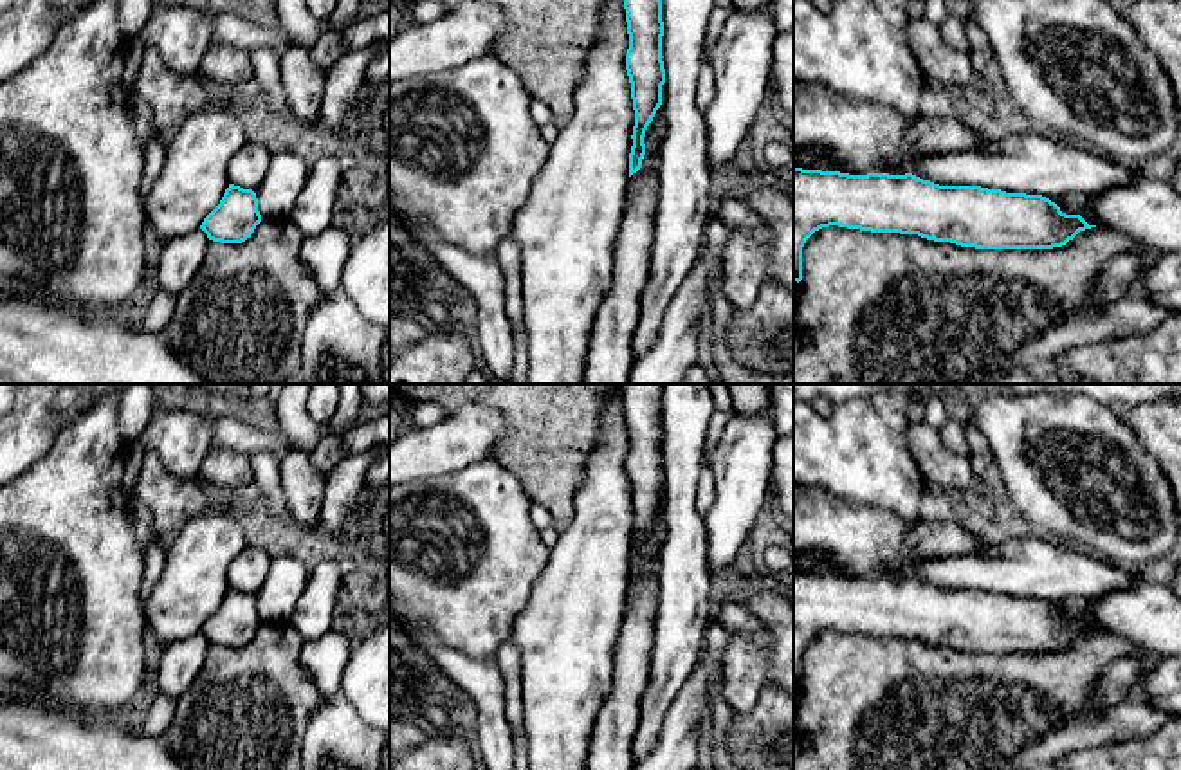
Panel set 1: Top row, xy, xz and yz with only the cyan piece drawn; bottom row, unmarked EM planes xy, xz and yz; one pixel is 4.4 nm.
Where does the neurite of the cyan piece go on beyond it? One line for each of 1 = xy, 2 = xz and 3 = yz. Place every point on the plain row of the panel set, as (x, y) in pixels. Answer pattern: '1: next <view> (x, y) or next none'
1: next none
2: next none
3: next none

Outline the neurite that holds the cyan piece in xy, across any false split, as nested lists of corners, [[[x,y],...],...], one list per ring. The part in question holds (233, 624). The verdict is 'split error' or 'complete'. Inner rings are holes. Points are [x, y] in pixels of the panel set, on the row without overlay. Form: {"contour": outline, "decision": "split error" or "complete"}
{"contour": [[[229,588],[220,608],[204,622],[200,633],[213,646],[242,647],[261,626],[252,593]]], "decision": "complete"}

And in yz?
{"contour": [[[793,570],[793,685],[802,683],[802,651],[819,633],[838,629],[871,637],[918,638],[934,646],[950,646],[975,653],[1053,653],[1073,644],[1089,629],[1080,619],[1066,619],[1042,599],[1006,597],[981,590],[939,590],[912,577],[849,579],[840,575],[802,573]]], "decision": "complete"}

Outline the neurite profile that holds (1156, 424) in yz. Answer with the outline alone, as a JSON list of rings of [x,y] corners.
[[[1165,399],[1121,408],[1120,415],[1165,471],[1174,490],[1181,532],[1181,400]]]

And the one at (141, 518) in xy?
[[[135,498],[130,501],[130,521],[137,548],[141,554],[144,554],[148,545],[157,539],[157,534],[150,509]]]

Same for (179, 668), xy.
[[[202,633],[166,646],[157,662],[157,683],[162,694],[177,700],[198,680],[207,646]]]

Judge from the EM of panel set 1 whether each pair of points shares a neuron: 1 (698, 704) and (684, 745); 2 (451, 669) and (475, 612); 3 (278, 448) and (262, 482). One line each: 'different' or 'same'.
1: same
2: different
3: different

